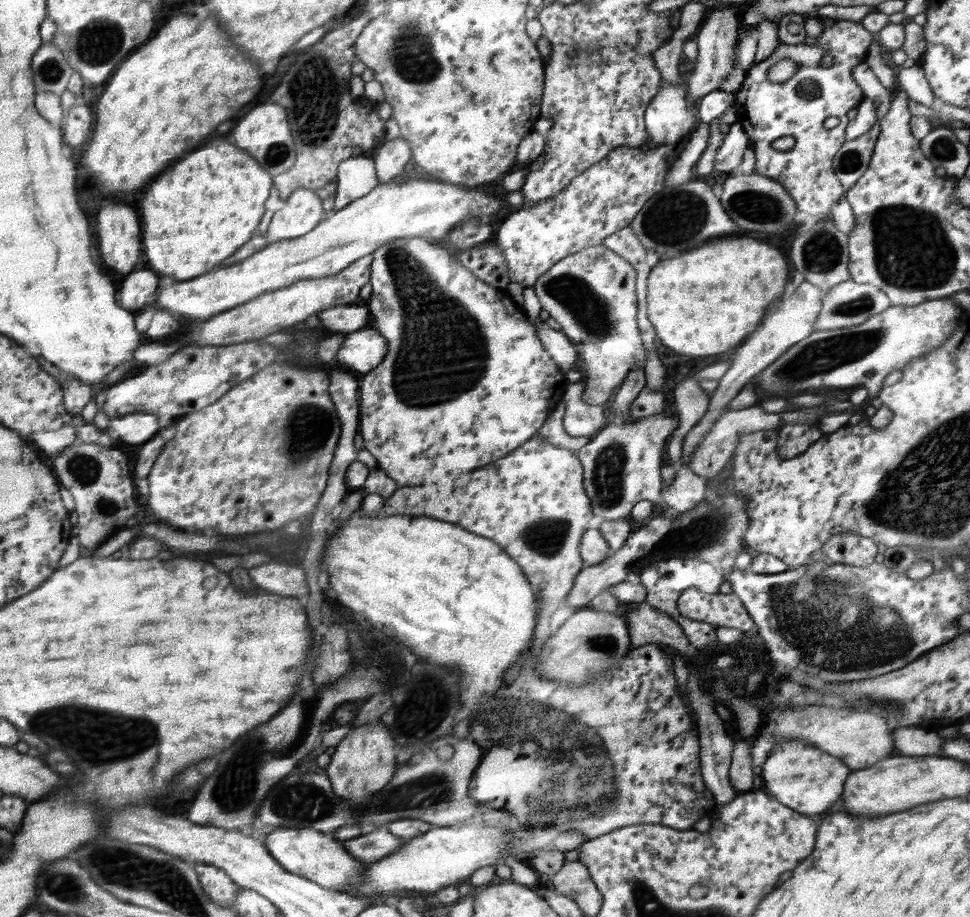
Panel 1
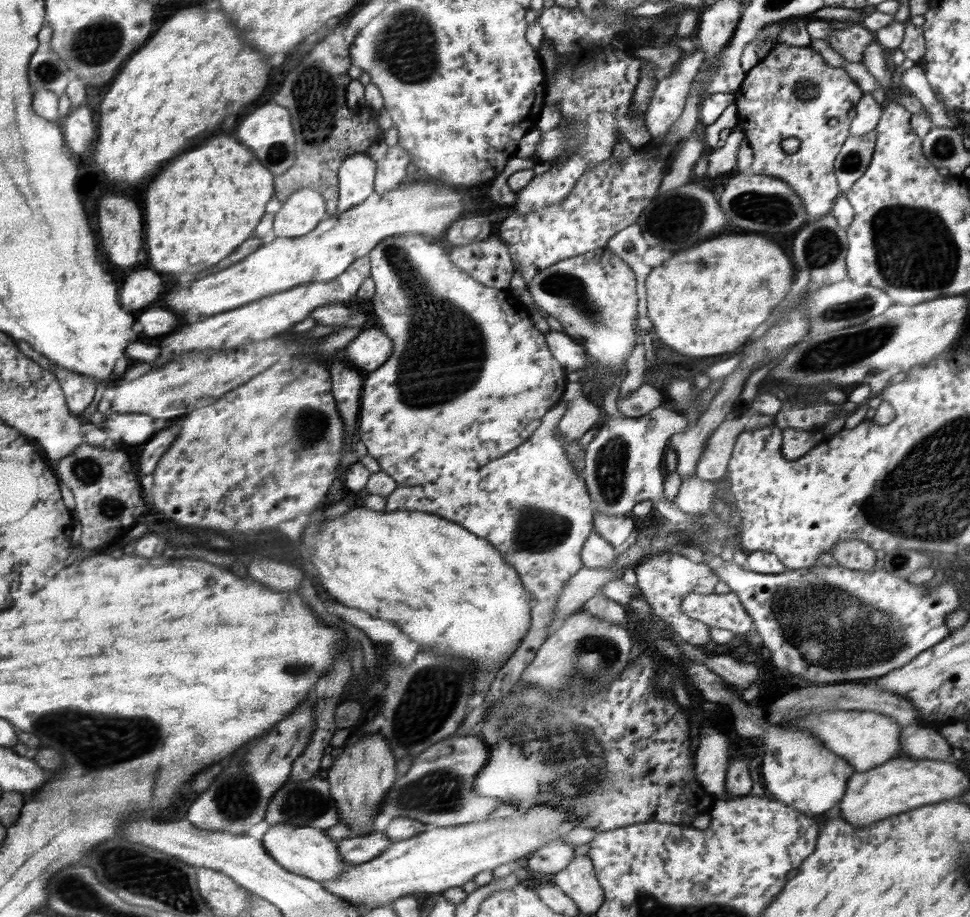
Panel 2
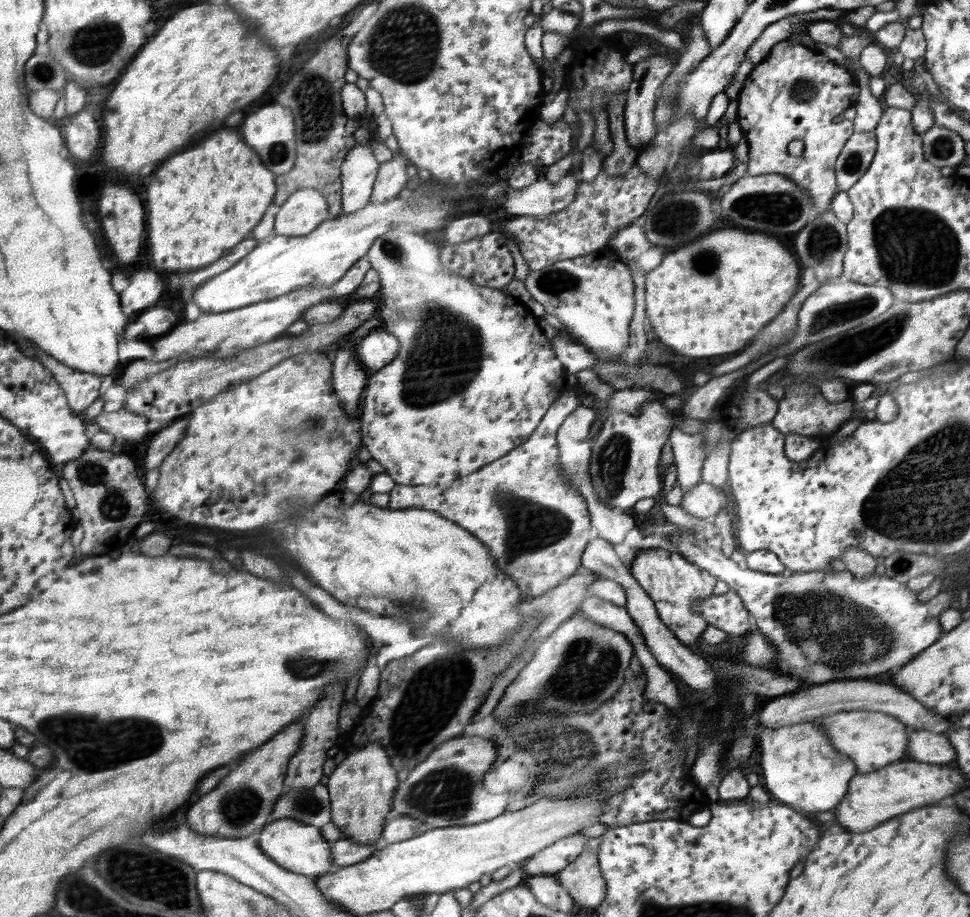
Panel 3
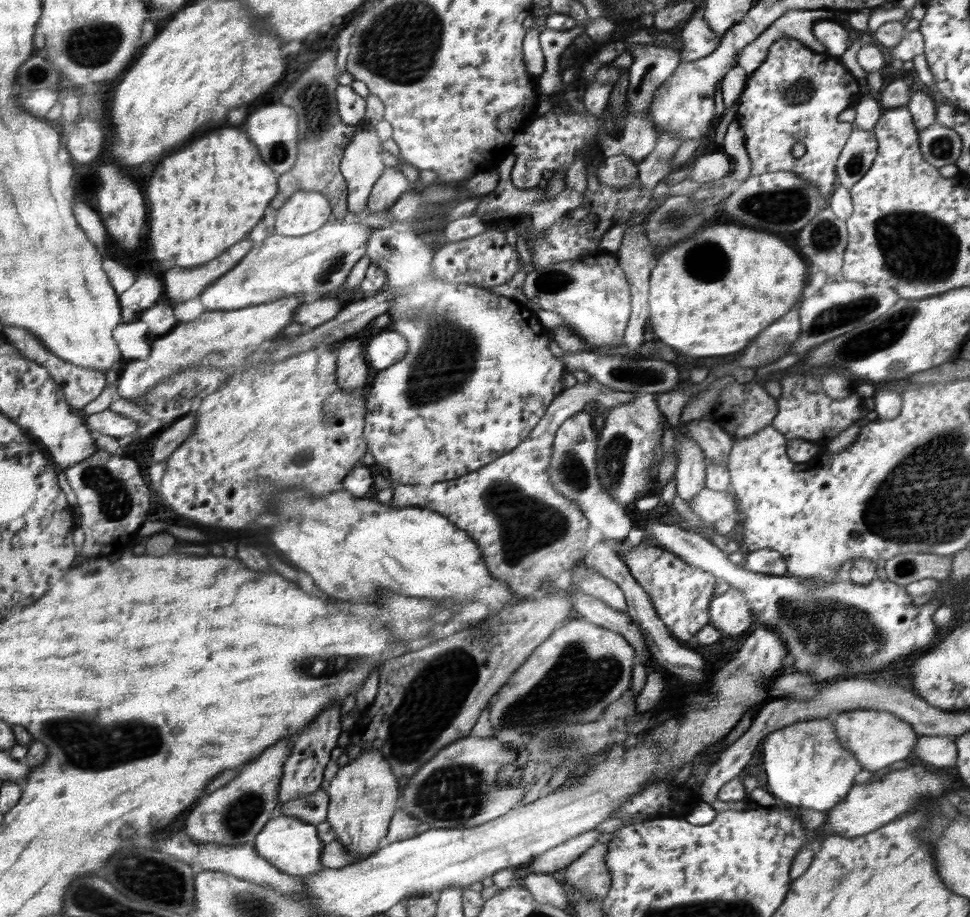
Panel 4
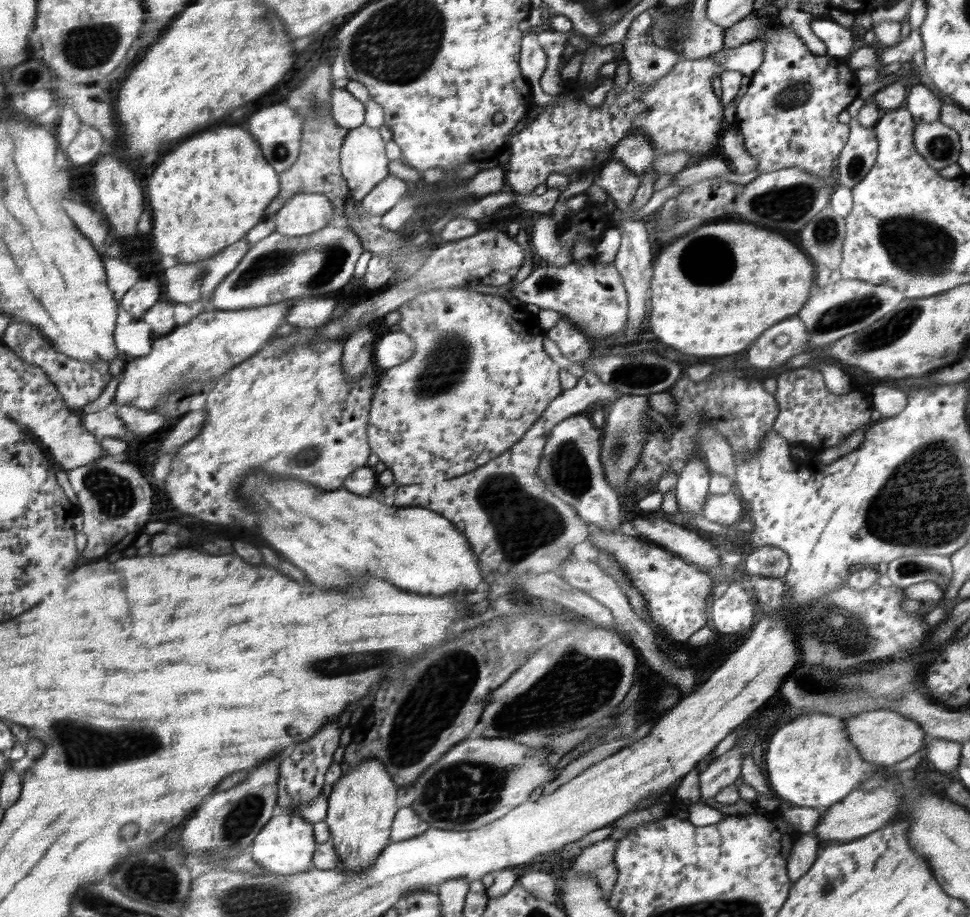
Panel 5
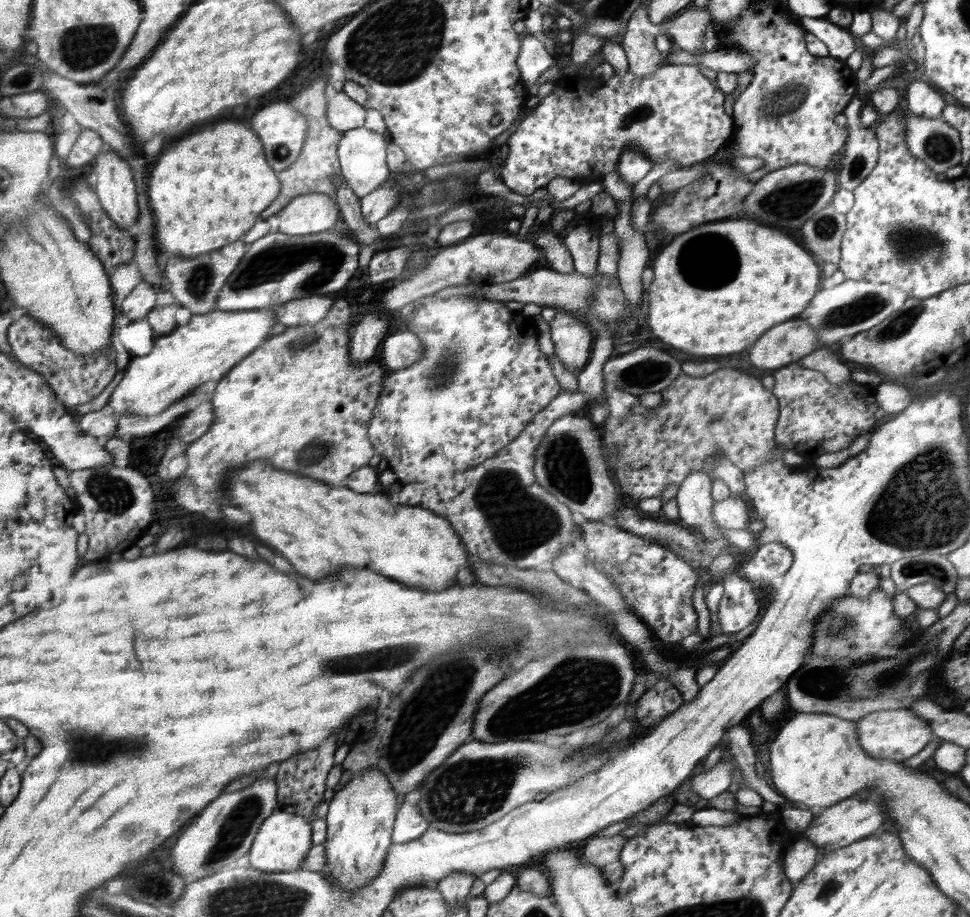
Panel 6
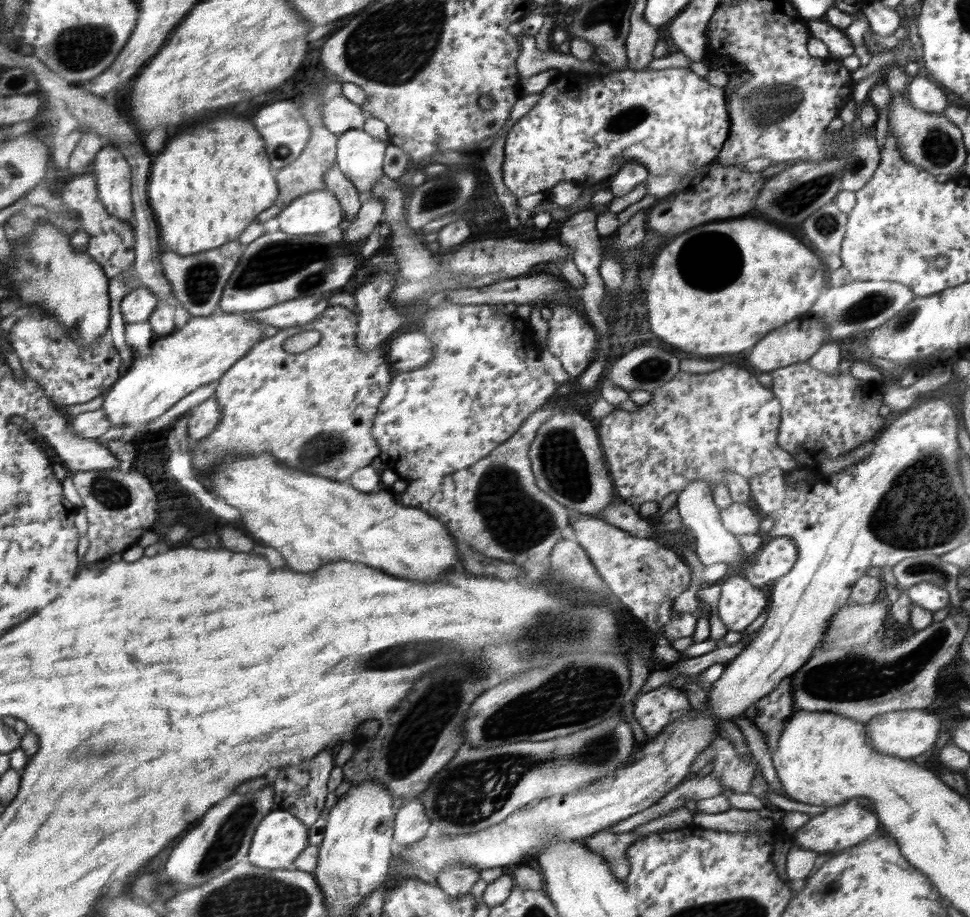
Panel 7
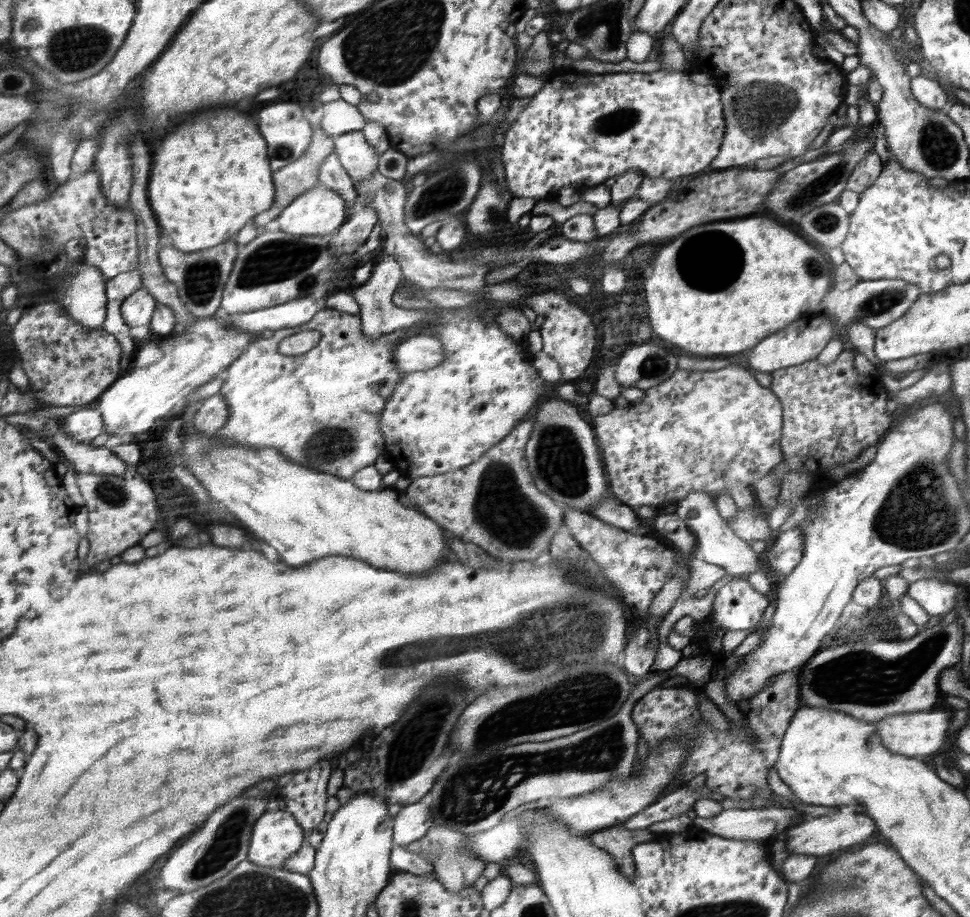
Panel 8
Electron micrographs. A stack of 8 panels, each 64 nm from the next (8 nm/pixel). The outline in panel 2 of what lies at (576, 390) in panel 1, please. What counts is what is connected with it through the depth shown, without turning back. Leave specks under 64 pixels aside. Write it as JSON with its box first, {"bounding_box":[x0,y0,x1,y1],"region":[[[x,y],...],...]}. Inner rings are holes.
{"bounding_box":[557,381,601,470],"region":[[[568,381],[569,392],[565,392],[565,401],[569,404],[564,417],[557,425],[562,437],[566,439],[566,449],[569,457],[575,463],[575,468],[584,470],[584,447],[578,441],[595,425],[601,426],[600,411],[593,400],[590,400],[584,384],[581,381]]]}

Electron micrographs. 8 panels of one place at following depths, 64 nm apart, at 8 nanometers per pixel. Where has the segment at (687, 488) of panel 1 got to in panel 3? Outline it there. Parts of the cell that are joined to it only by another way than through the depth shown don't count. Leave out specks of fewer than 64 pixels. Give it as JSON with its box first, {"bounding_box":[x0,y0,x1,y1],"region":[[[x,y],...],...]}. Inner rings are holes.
{"bounding_box":[681,482,728,521],"region":[[[700,482],[683,494],[681,507],[704,521],[713,521],[718,512],[726,508],[728,498],[718,487]]]}

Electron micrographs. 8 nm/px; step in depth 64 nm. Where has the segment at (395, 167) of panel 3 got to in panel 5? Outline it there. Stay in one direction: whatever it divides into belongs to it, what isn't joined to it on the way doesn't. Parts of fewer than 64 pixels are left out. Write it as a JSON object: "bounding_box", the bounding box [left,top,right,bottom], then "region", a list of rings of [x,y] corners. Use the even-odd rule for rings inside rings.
{"bounding_box":[360,174,406,224],"region":[[[389,174],[379,182],[360,202],[373,218],[372,224],[380,220],[406,192],[406,180]]]}

